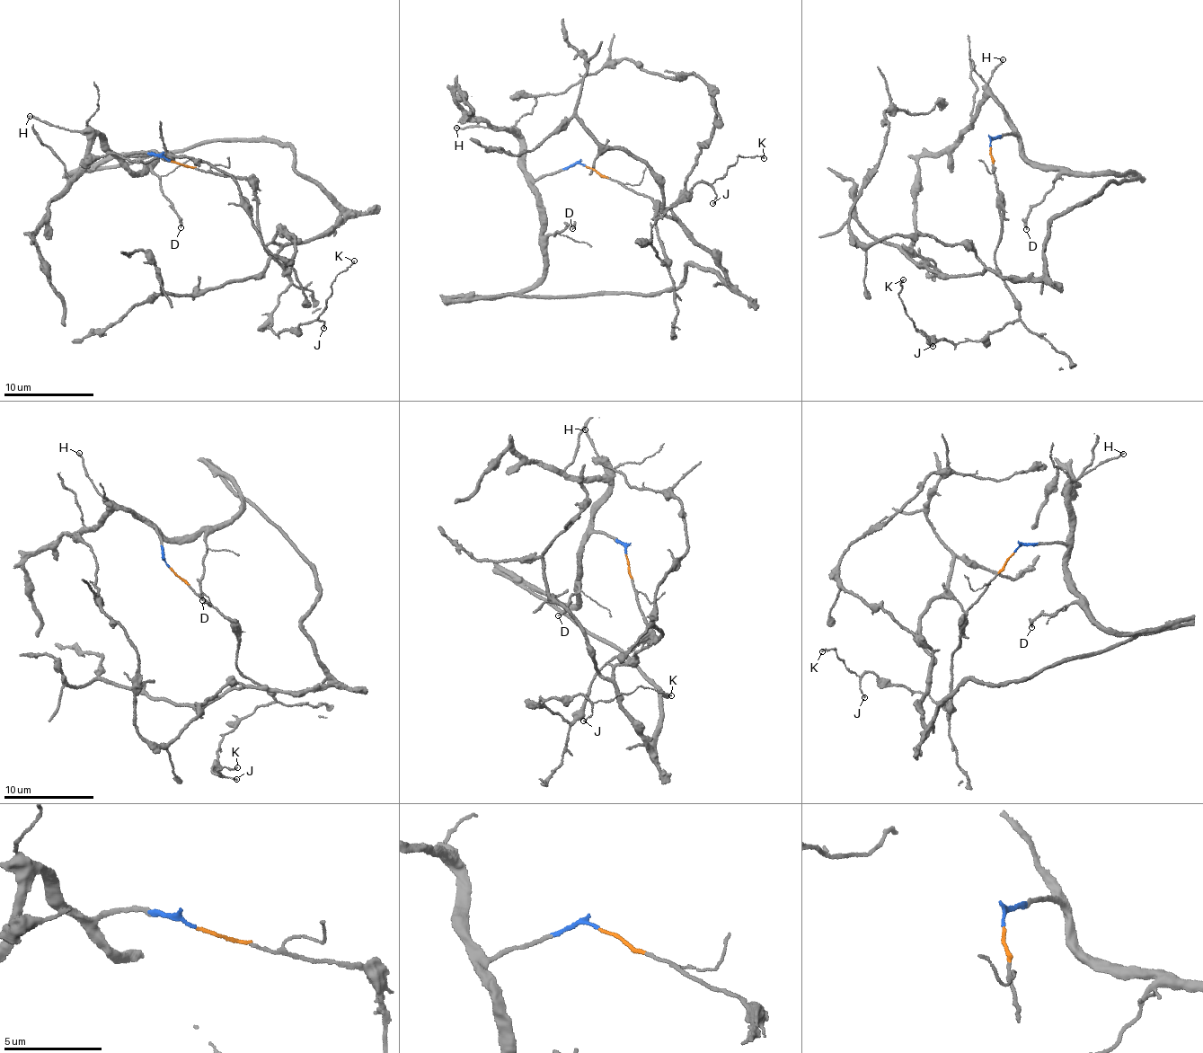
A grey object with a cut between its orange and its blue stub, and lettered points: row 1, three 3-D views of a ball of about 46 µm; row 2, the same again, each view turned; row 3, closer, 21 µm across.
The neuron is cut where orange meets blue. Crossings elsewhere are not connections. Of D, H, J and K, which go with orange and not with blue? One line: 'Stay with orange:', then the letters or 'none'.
Stay with orange: J, K

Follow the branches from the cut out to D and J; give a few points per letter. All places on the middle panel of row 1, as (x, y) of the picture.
D: (585, 166), (574, 163), (545, 173), (533, 188), (542, 203), (544, 227), (552, 236), (568, 225), (572, 228)
J: (587, 167), (654, 204), (666, 268), (650, 226), (699, 181), (713, 190), (713, 203)

